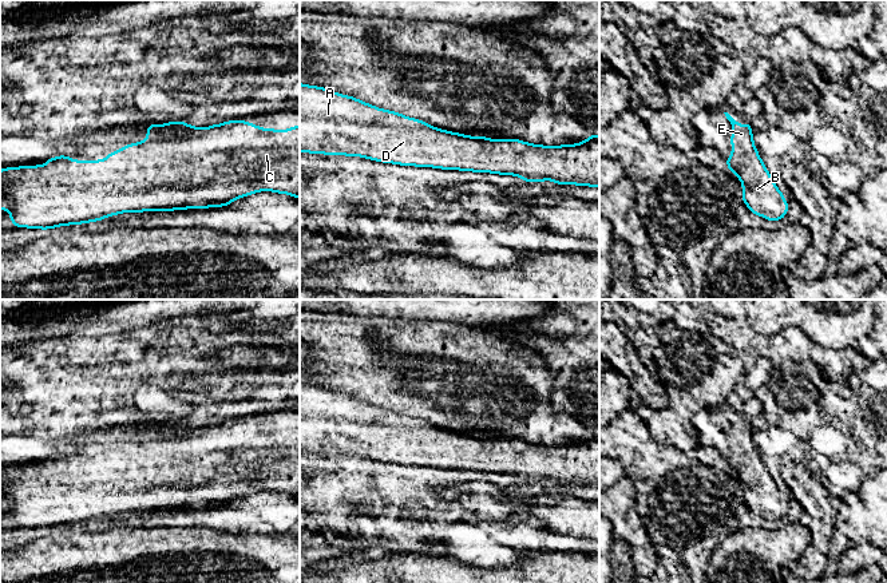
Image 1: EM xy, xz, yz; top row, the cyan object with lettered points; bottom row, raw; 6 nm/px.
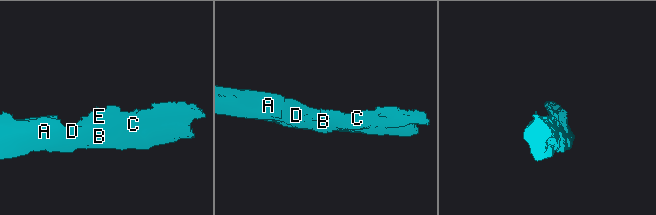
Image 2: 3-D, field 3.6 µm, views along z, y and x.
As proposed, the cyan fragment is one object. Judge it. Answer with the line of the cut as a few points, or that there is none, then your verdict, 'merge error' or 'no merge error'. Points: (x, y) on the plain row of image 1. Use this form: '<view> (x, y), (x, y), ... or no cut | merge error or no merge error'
no cut | no merge error

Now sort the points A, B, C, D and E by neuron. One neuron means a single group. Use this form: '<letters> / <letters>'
A B C D E

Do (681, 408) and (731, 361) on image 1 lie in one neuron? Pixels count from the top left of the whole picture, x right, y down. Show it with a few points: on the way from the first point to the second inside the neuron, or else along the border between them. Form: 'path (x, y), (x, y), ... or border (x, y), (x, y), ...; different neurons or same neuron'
path (695, 399), (720, 375); same neuron

